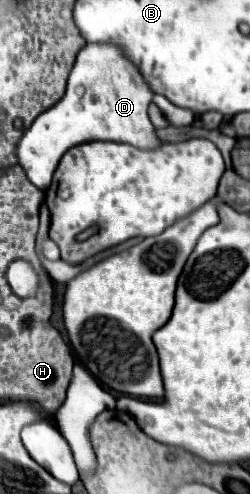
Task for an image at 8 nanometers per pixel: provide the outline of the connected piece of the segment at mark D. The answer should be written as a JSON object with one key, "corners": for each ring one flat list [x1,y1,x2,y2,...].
{"corners":[[112,42,86,44,74,62,64,98,48,112,42,112,24,132,18,144,18,160,30,182,40,190,50,186,52,174,62,154,82,142,112,140,126,142,136,148,154,148,160,144,154,126,148,118,152,88,132,60]]}

